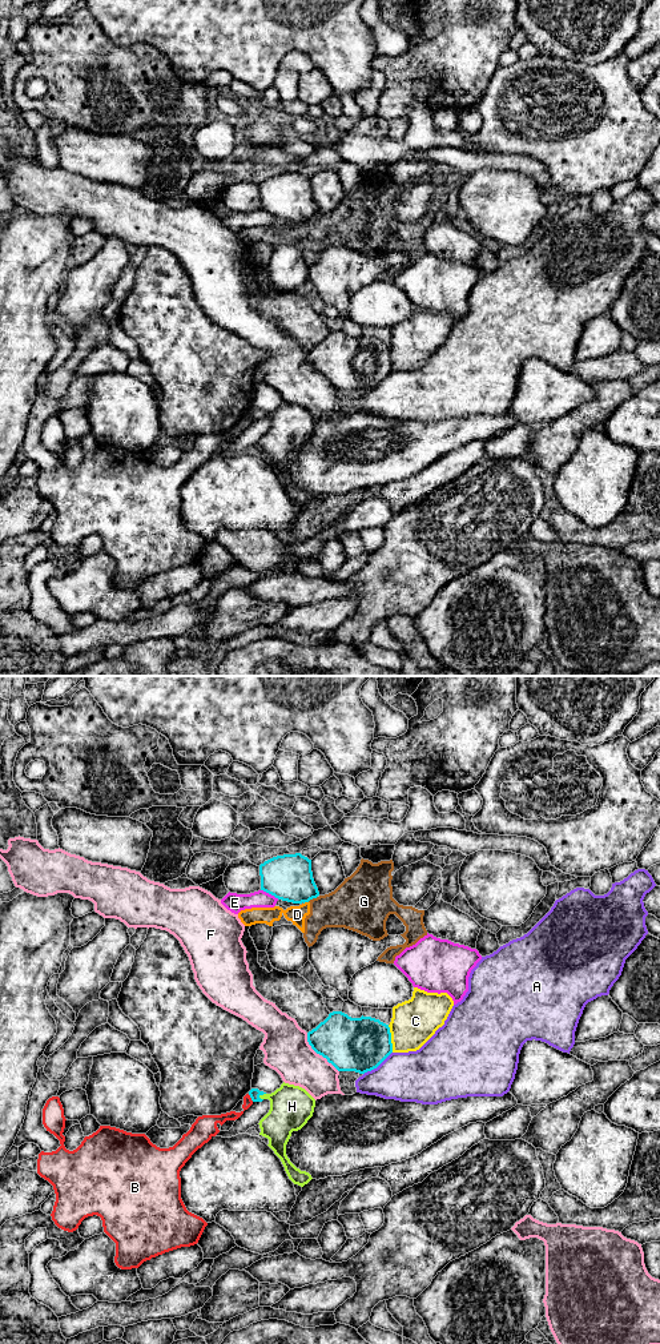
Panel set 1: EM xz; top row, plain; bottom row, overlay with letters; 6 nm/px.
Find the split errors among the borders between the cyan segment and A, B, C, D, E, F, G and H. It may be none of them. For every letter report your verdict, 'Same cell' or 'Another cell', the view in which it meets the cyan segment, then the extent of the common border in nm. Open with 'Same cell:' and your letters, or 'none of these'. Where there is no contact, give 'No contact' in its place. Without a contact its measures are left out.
Same cell: none of these
A: Another cell. Touches cyan in xz. Shared border 220 nm
B: Another cell. Touches cyan in xz. Shared border 60 nm
C: Another cell. Touches cyan in xz. Shared border 170 nm
D: Another cell. Touches cyan in xz. Shared border 40 nm
E: Another cell. Touches cyan in xz. Shared border 130 nm
F: Another cell. Touches cyan in xz. Shared border 300 nm
G: Another cell. Touches cyan in xz. Shared border 70 nm
H: Another cell. Touches cyan in xz. Shared border 50 nm

